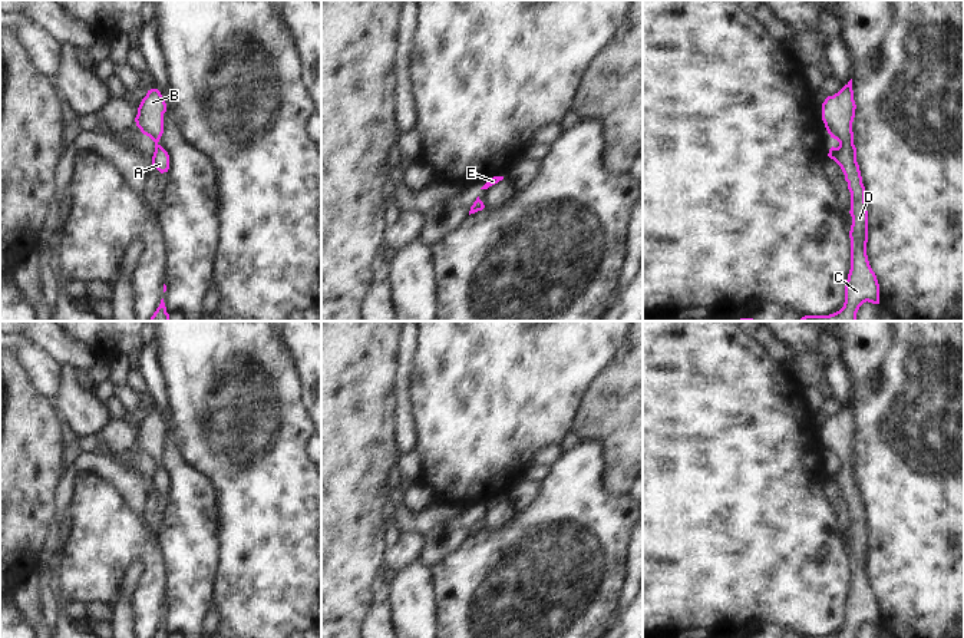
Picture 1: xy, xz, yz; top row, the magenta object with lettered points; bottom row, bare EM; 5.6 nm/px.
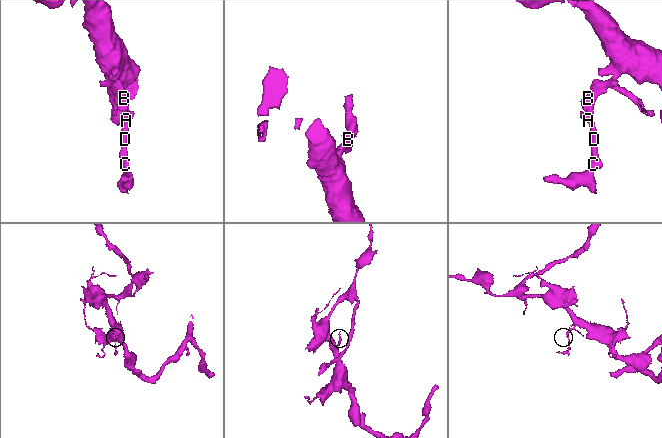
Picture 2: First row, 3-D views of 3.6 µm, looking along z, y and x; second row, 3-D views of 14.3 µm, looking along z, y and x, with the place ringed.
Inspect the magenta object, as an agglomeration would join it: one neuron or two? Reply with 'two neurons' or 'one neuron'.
one neuron

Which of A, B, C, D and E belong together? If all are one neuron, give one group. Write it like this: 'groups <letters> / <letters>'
groups A B C D E

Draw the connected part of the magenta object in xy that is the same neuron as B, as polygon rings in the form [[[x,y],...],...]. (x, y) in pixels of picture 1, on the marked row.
[[[158,89],[148,90],[142,99],[138,115],[135,118],[136,126],[141,132],[149,136],[155,142],[155,152],[152,156],[152,166],[161,173],[169,169],[169,155],[158,143],[164,133],[164,113],[166,112],[166,103]]]

